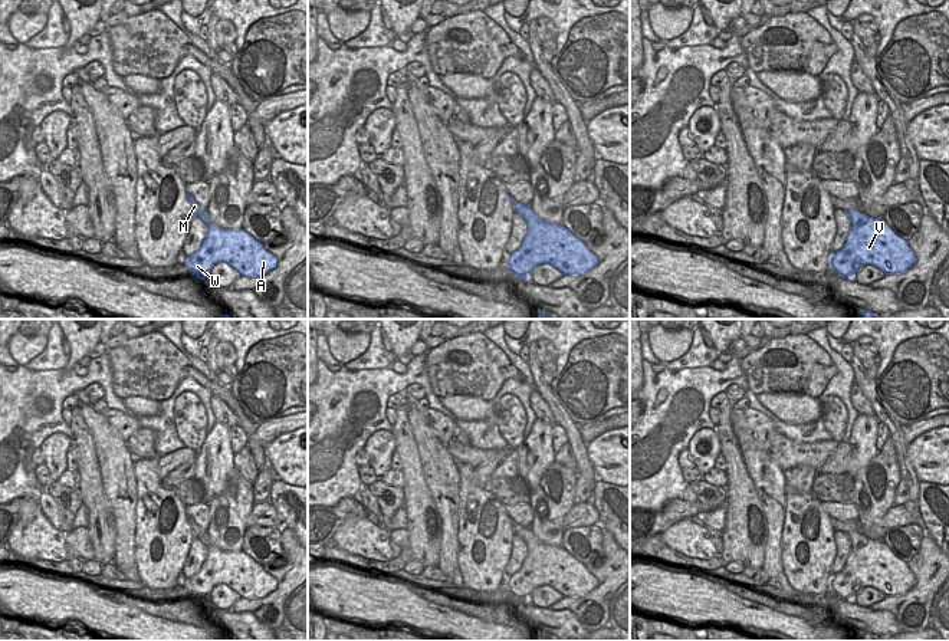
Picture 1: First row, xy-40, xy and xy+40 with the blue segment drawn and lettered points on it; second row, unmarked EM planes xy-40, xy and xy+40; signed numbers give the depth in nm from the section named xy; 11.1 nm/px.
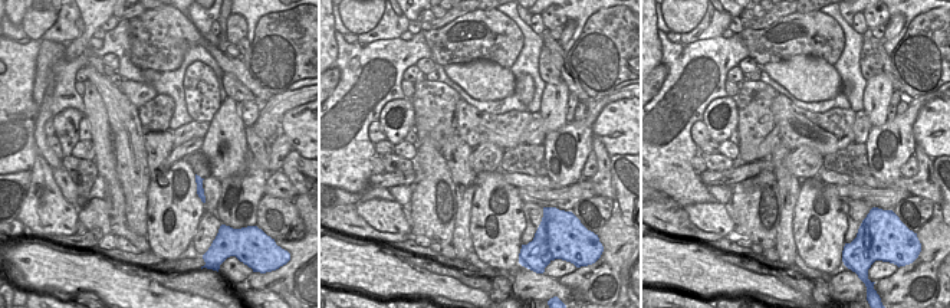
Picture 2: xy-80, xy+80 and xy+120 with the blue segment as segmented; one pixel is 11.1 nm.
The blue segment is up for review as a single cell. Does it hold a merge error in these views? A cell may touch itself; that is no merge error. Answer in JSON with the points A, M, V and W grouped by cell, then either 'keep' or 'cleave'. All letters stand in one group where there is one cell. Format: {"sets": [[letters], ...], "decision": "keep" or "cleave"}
{"sets": [["A", "M", "V", "W"]], "decision": "keep"}

